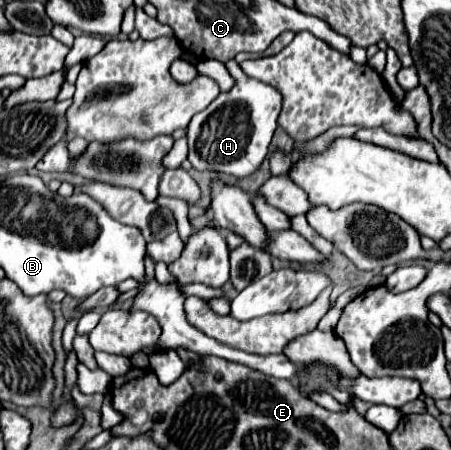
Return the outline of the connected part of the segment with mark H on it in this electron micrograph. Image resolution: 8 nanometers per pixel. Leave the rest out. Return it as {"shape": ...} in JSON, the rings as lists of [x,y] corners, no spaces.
{"shape":[[[234,60],[226,62],[226,68],[234,78],[234,86],[192,118],[188,126],[188,160],[196,170],[244,178],[252,174],[268,154],[268,146],[276,130],[276,118],[282,108],[282,94],[270,84],[248,78]]]}

